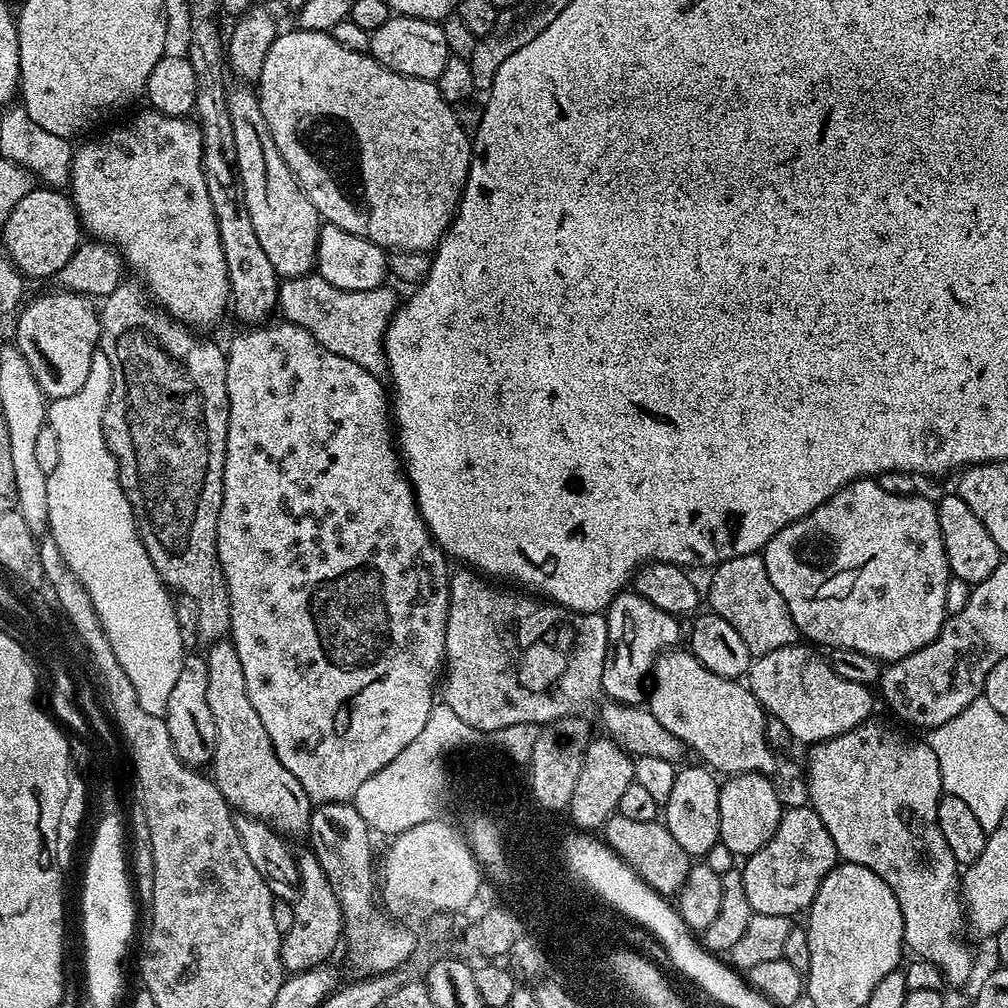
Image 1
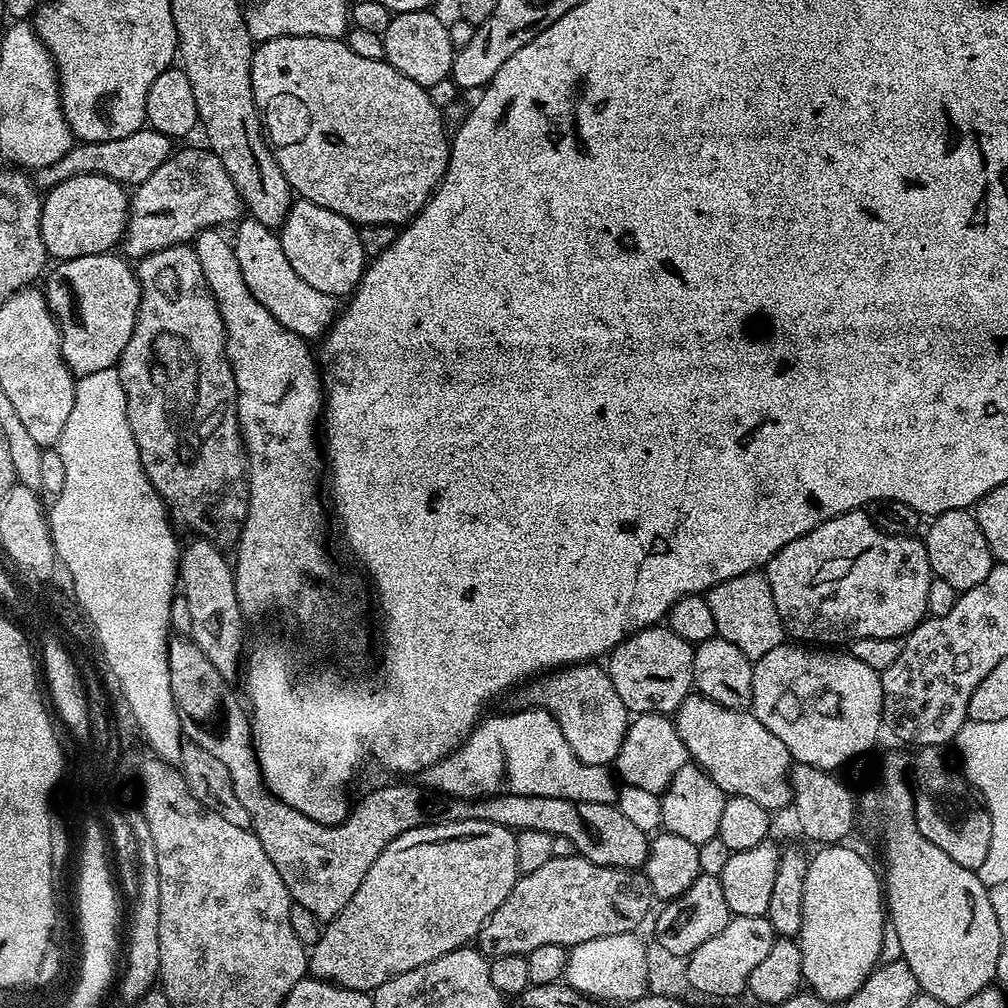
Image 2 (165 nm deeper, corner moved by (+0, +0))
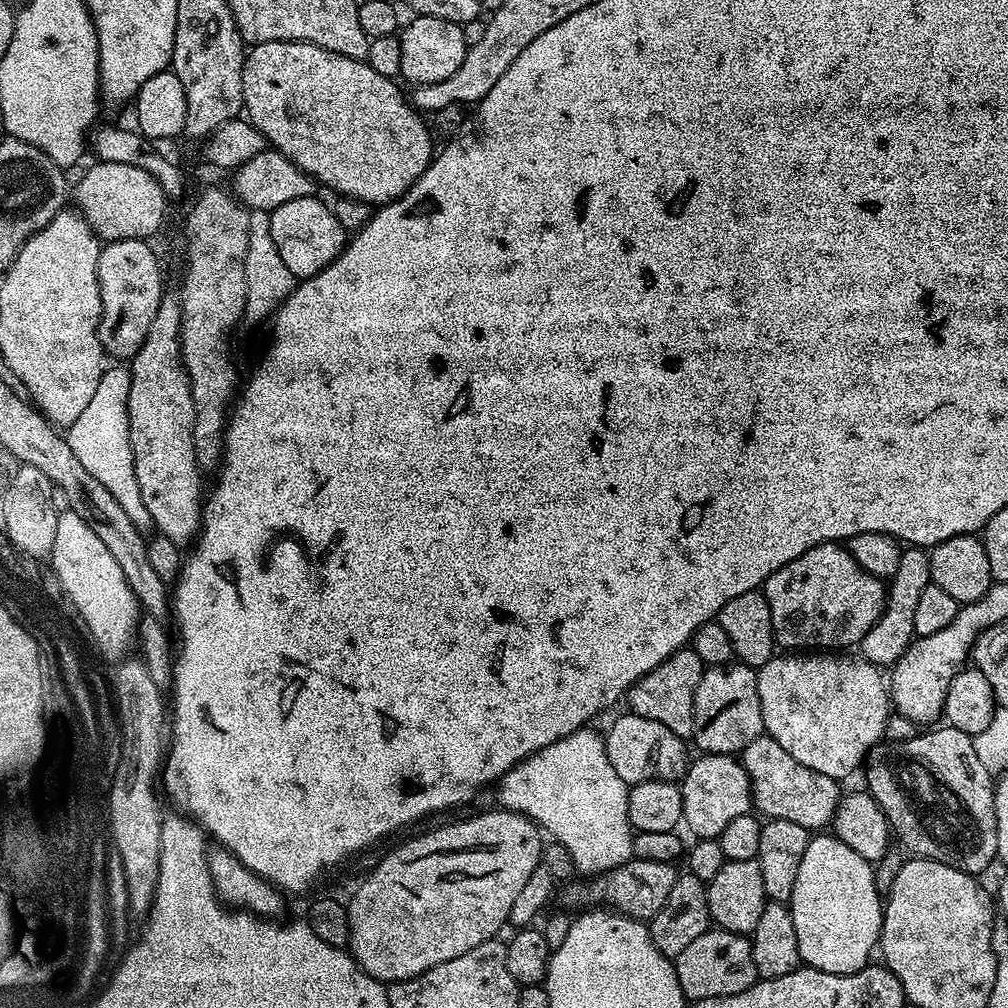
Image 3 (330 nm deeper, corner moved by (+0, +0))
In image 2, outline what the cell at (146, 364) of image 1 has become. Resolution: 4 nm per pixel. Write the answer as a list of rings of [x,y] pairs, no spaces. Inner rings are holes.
[[[191,243],[186,244],[171,244],[169,248],[163,248],[157,252],[151,252],[149,256],[144,257],[139,261],[134,268],[138,282],[140,283],[140,309],[136,315],[136,321],[134,322],[134,330],[130,334],[130,342],[126,342],[126,350],[122,350],[120,355],[120,363],[118,365],[118,371],[122,378],[122,390],[126,392],[126,414],[130,418],[130,430],[134,434],[134,442],[138,442],[138,450],[140,451],[140,457],[142,458],[142,466],[146,470],[146,478],[154,486],[154,490],[164,500],[164,507],[168,510],[168,515],[173,521],[176,520],[184,528],[189,528],[192,534],[195,534],[200,538],[207,538],[213,542],[219,541],[219,536],[224,536],[231,530],[232,524],[239,526],[244,523],[246,514],[248,513],[248,478],[246,475],[246,457],[244,454],[244,438],[240,431],[240,423],[238,422],[238,410],[236,409],[236,383],[234,382],[234,374],[232,373],[232,367],[228,361],[228,350],[226,347],[226,337],[224,334],[224,323],[220,317],[220,311],[218,306],[214,302],[214,294],[210,290],[210,286],[206,282],[206,274],[202,274],[202,266],[198,262],[198,254],[195,247]]]

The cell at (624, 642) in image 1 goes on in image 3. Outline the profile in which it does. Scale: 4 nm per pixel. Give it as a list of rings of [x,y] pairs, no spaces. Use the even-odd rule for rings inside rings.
[[[692,647],[680,648],[658,666],[654,666],[654,670],[647,672],[641,680],[632,684],[626,693],[627,711],[633,716],[662,722],[662,726],[666,726],[666,730],[674,730],[674,734],[685,738],[691,737],[694,690],[702,678],[705,667],[698,654],[694,654]]]

